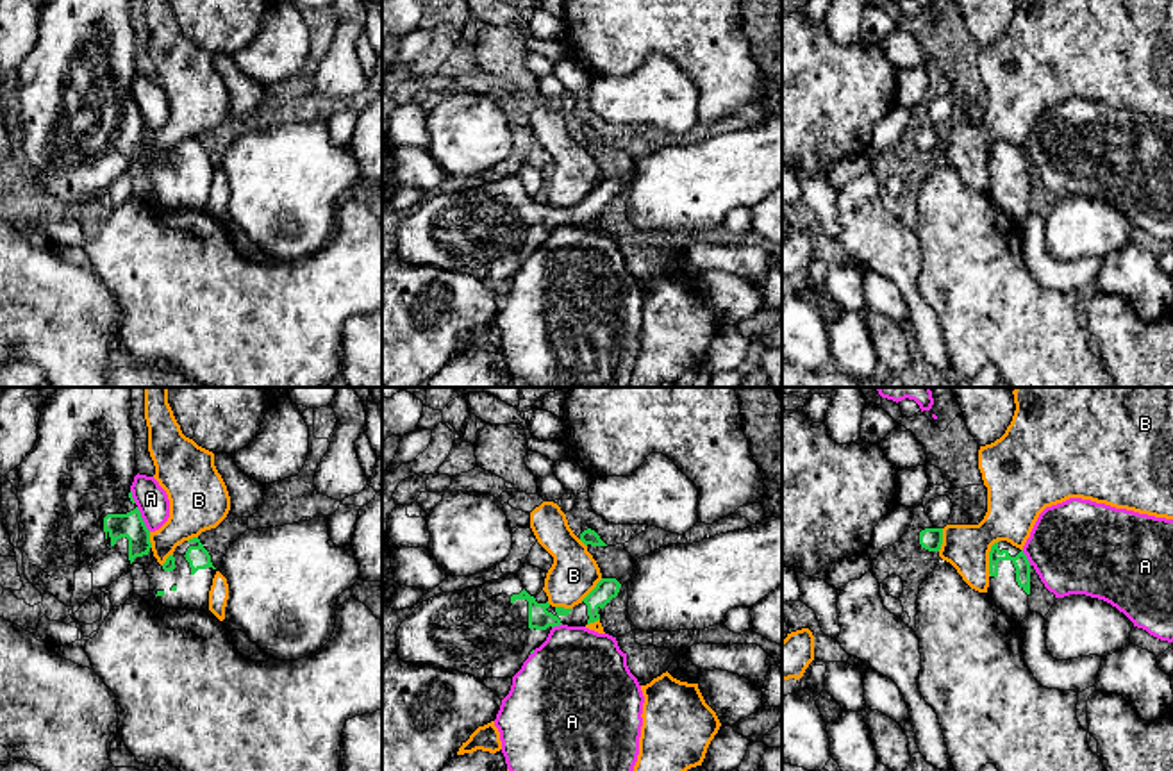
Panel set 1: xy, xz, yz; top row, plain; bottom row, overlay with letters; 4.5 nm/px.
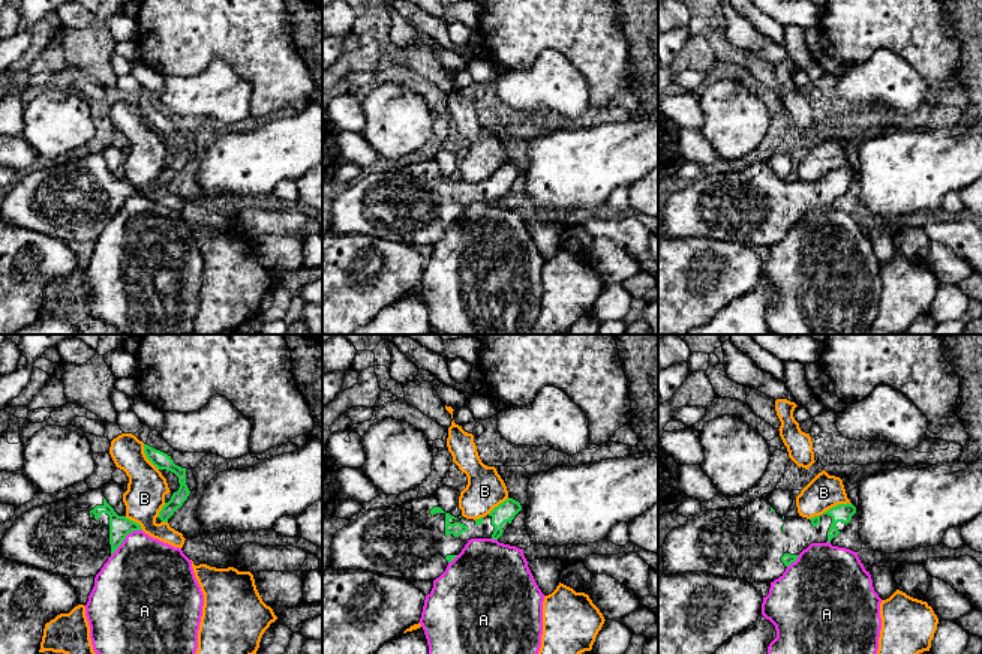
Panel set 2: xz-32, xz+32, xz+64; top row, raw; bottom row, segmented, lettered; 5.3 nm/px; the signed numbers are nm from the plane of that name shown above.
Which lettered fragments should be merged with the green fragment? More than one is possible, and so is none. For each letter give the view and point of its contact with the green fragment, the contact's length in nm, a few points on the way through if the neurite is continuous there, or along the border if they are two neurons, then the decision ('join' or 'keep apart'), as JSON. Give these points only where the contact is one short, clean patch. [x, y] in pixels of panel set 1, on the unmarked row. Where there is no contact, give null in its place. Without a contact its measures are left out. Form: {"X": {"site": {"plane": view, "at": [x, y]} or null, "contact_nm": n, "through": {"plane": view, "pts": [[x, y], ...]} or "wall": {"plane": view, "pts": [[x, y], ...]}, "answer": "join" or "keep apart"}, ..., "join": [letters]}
{"A": {"site": {"plane": "xy", "at": [141, 120]}, "contact_nm": 130, "answer": "keep apart"}, "B": {"site": {"plane": "yz", "at": [989, 157]}, "contact_nm": 170, "answer": "keep apart"}, "join": []}

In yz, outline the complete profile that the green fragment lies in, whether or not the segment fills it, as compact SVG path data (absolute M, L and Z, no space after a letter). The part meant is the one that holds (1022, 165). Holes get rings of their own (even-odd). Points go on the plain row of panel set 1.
M1007 141L994 143L989 152L987 195L1011 220L1021 223L1028 212L1030 162L1023 150Z

